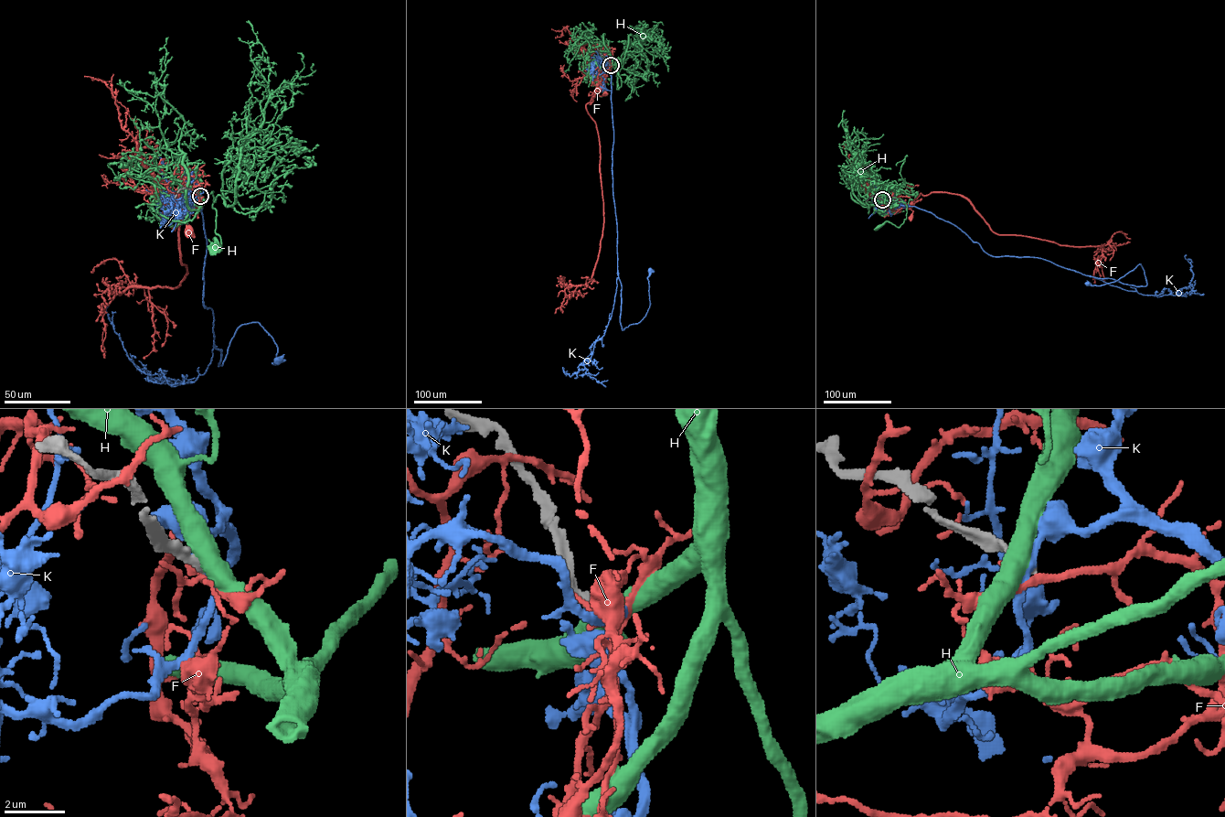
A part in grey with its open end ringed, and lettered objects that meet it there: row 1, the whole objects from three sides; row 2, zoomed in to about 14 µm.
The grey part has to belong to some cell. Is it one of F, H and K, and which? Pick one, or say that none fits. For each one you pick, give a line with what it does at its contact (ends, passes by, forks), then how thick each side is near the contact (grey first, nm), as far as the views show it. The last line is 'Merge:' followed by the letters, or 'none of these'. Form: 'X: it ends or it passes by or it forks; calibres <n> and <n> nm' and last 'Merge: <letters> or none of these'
Merge: none of these

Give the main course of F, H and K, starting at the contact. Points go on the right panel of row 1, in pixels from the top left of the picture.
F: (882, 200), (905, 205), (906, 209), (913, 210), (910, 217)
H: (882, 199), (881, 202), (900, 198), (907, 206), (906, 218), (900, 227), (887, 221), (878, 226)
K: (882, 199), (931, 212), (994, 256), (1041, 258), (1096, 278), (1146, 284), (1140, 264), (1114, 281), (1087, 284)

